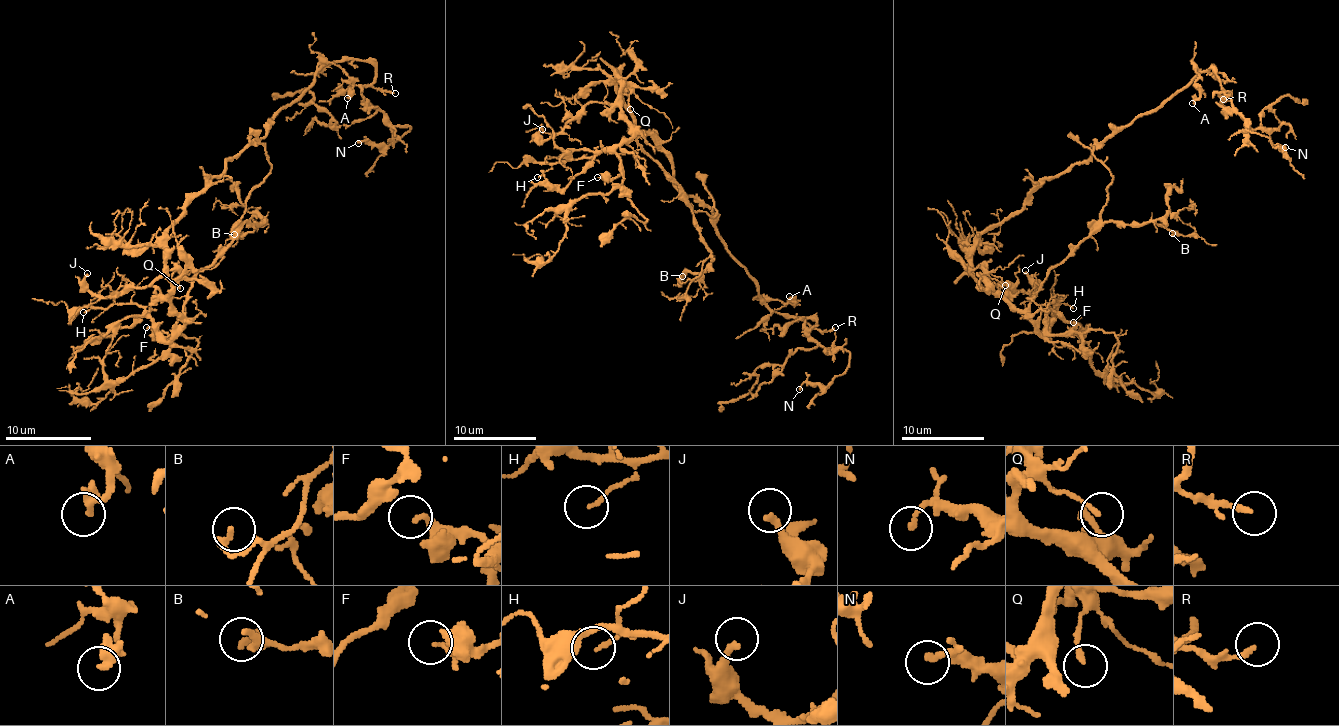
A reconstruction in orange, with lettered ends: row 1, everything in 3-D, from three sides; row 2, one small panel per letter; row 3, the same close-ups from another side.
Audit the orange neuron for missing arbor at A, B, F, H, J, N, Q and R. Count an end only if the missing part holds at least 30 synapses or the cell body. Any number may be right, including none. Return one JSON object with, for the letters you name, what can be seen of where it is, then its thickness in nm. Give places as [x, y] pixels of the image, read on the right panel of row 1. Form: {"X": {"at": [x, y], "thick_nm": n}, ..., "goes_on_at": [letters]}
{"goes_on_at": []}

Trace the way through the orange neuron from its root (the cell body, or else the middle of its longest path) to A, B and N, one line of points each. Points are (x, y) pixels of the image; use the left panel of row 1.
A: (213, 178), (265, 134), (269, 121), (312, 83), (323, 63), (338, 65), (349, 78), (347, 98)
B: (213, 178), (167, 230), (165, 279), (180, 314), (193, 277), (247, 221), (265, 221), (234, 234)
N: (213, 178), (336, 61), (369, 61), (375, 78), (362, 93), (390, 124), (410, 128), (386, 145), (358, 143)

